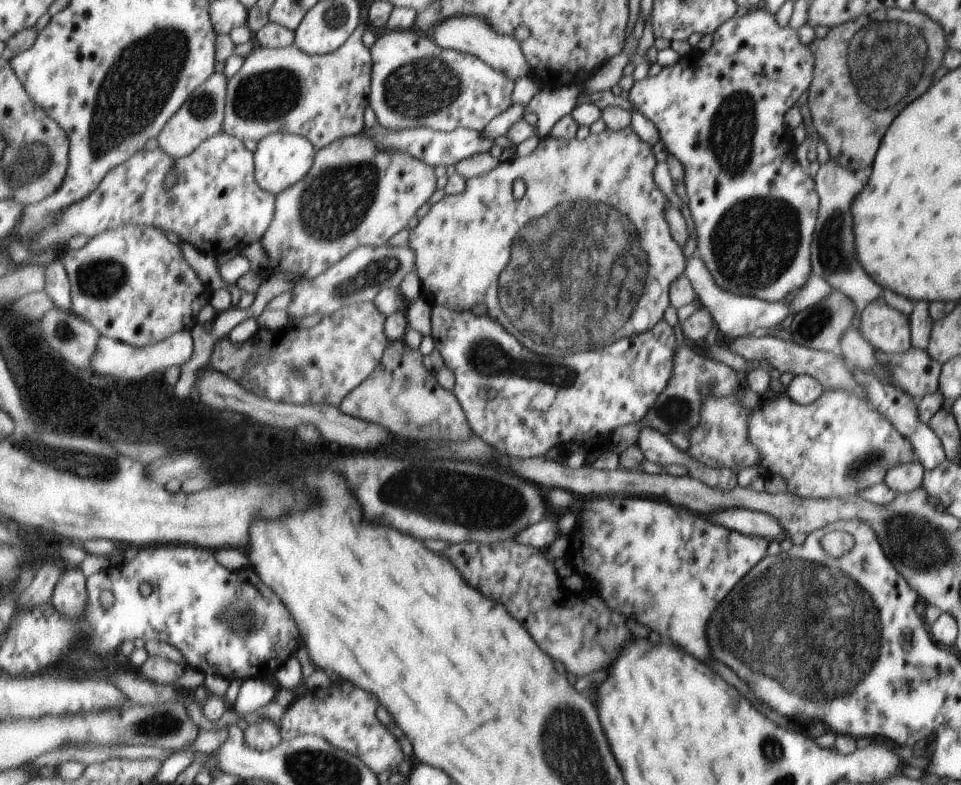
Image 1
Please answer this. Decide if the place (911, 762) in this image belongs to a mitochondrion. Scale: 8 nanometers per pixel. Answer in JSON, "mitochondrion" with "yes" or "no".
{"mitochondrion":"no"}

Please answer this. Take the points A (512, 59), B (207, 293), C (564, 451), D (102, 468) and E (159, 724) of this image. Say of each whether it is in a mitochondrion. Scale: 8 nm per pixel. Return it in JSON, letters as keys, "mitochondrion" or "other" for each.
{"A":"other","B":"other","C":"other","D":"mitochondrion","E":"mitochondrion"}

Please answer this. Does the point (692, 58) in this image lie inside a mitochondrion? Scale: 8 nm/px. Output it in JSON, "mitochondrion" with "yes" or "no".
{"mitochondrion":"no"}

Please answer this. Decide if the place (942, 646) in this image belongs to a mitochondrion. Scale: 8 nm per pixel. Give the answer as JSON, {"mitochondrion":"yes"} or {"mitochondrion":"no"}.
{"mitochondrion":"no"}

